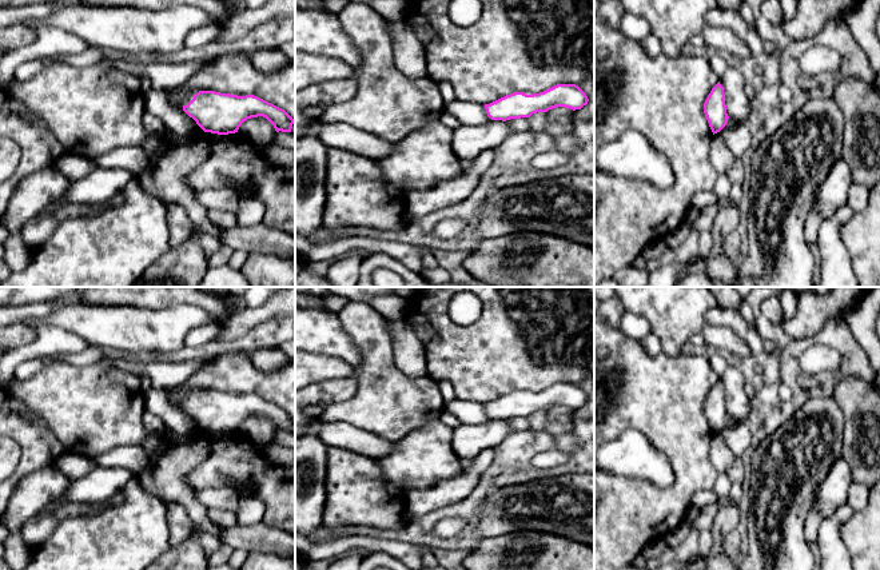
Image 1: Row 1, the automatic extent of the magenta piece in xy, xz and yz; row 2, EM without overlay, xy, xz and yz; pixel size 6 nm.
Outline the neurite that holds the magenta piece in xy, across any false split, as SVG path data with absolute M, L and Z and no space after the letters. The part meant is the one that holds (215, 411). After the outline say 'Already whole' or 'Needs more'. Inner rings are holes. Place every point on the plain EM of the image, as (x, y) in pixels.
M191 390L180 399L183 410L204 430L218 434L238 431L243 420L263 415L276 431L291 431L294 418L282 407L254 394L238 395L215 390Z. Needs more

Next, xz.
M557 383L543 391L526 394L514 391L490 403L485 403L487 415L491 419L510 419L530 416L537 411L547 411L556 406L565 406L573 410L581 408L589 400L586 392L576 383Z. Already whole

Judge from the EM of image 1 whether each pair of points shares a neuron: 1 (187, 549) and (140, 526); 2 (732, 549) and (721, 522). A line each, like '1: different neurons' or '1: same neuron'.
1: different neurons
2: different neurons

